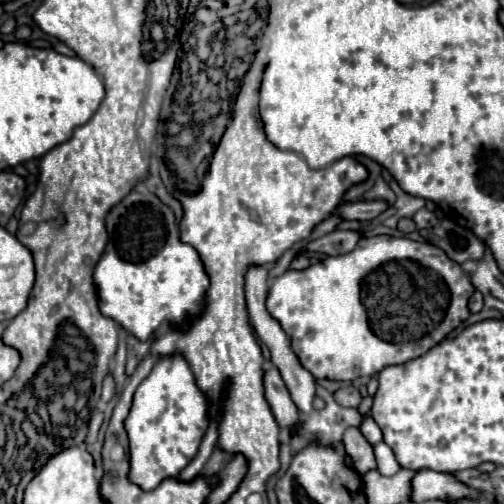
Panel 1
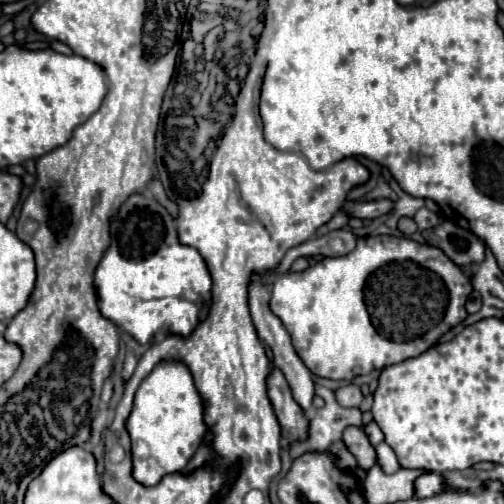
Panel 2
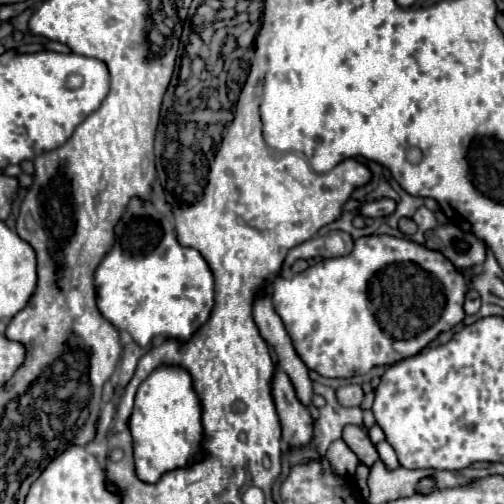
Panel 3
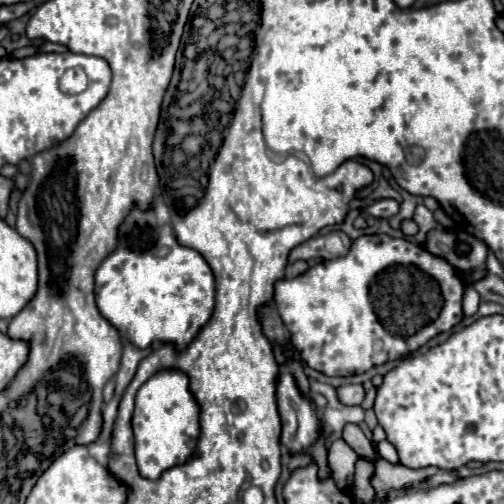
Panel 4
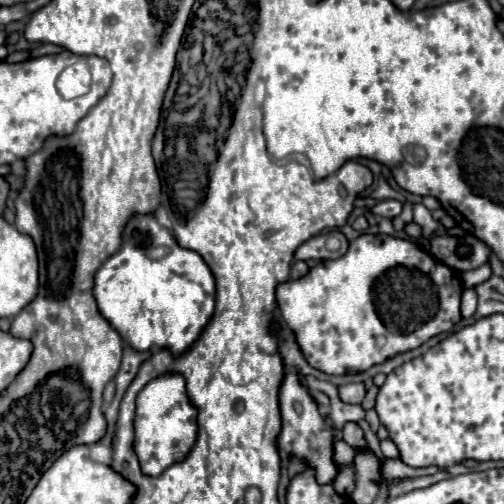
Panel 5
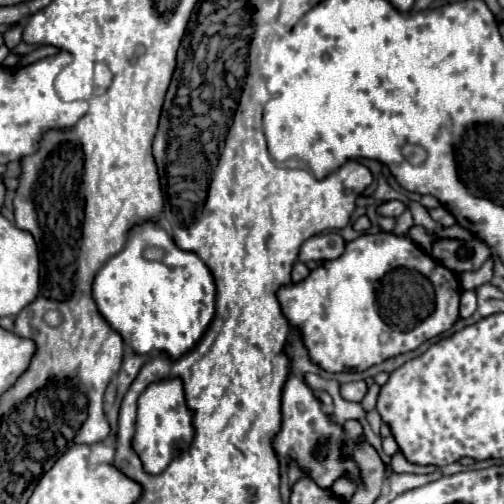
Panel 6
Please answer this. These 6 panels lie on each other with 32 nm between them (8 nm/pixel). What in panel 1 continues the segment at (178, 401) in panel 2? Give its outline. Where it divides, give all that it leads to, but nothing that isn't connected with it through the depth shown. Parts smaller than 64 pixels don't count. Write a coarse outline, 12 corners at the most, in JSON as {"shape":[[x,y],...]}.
{"shape":[[182,354],[158,356],[124,422],[130,482],[176,478],[208,428]]}

